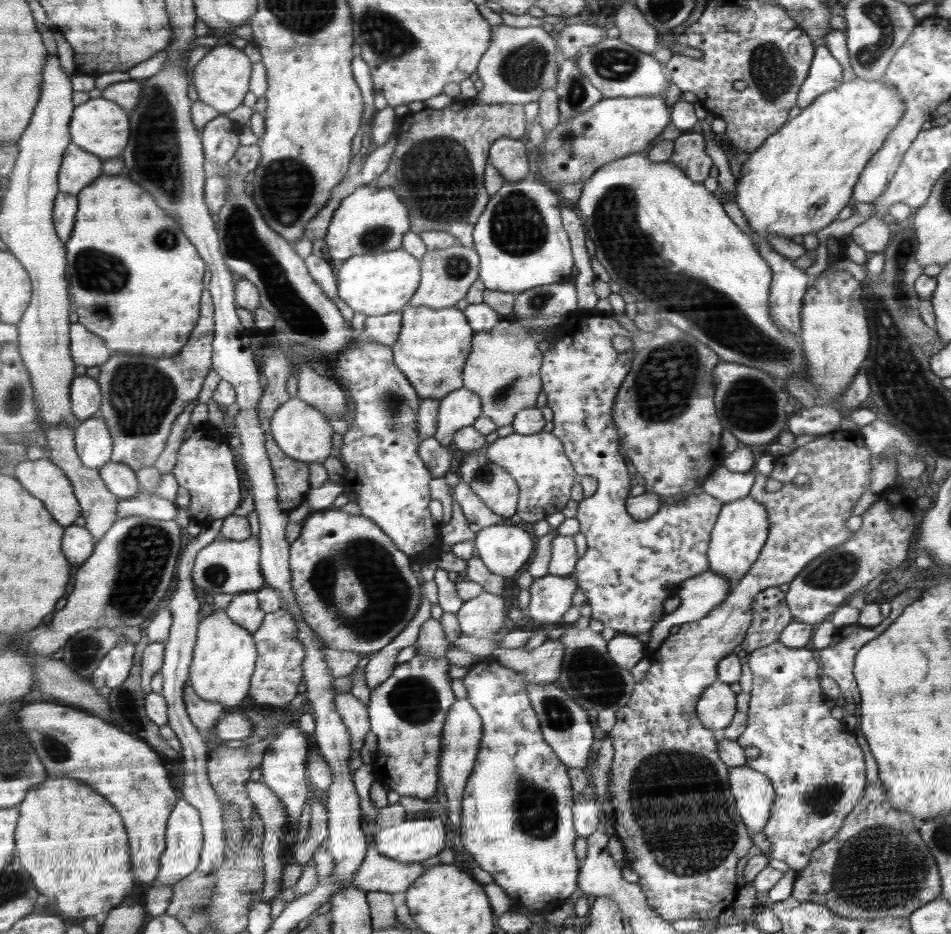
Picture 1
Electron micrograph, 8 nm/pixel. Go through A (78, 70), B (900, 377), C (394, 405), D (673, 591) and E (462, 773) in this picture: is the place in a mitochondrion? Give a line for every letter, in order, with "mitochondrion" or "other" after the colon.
A: other
B: mitochondrion
C: mitochondrion
D: other
E: other

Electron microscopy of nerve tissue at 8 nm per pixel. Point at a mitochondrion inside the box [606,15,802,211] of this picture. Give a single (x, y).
(770, 70)

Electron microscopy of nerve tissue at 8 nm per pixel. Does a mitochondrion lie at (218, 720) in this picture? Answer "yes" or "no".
no

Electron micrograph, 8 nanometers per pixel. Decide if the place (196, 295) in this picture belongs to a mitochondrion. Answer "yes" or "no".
no

